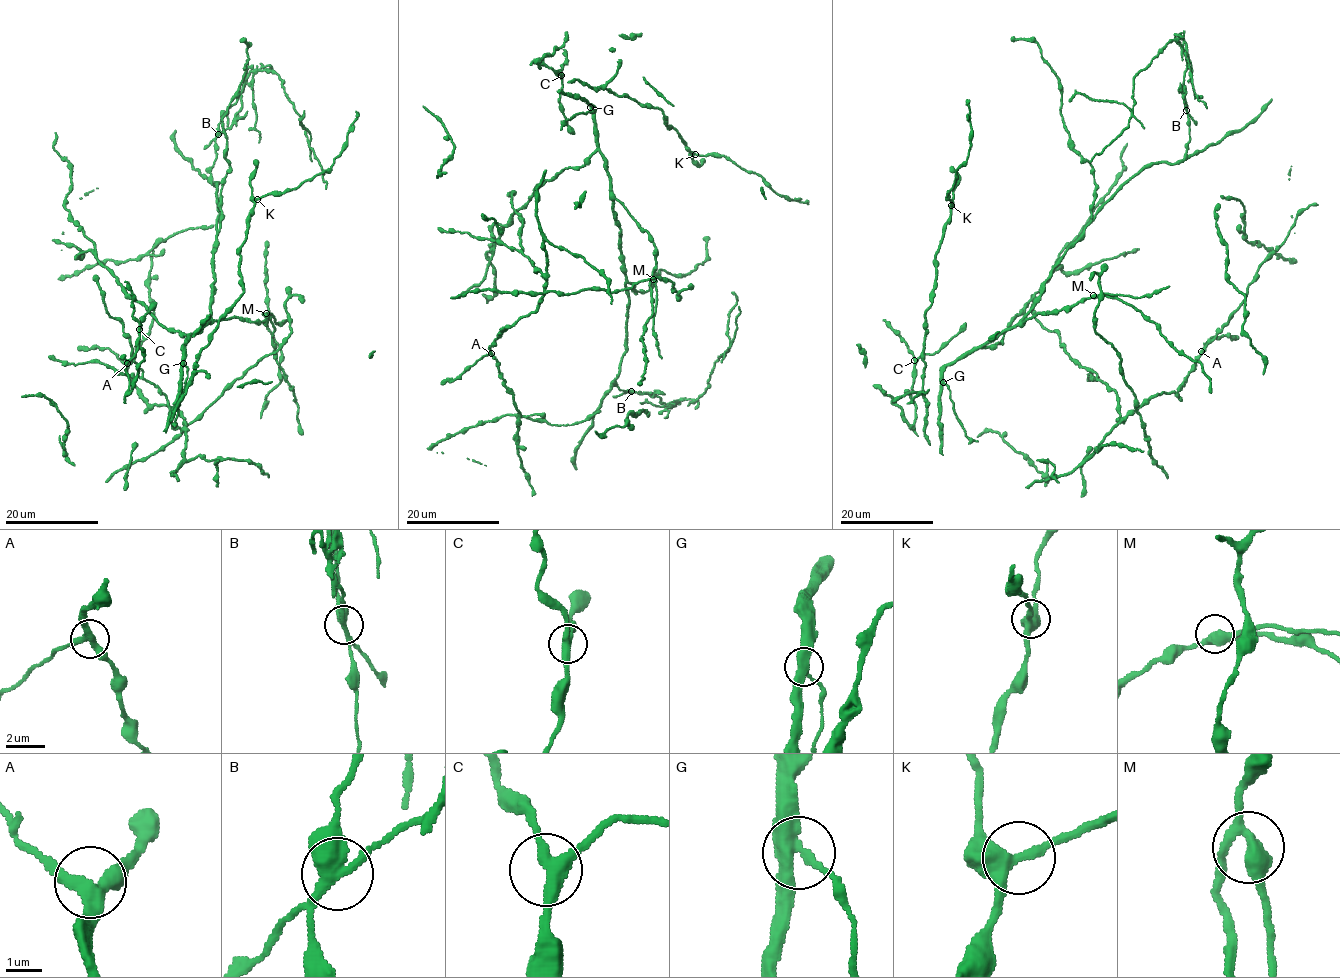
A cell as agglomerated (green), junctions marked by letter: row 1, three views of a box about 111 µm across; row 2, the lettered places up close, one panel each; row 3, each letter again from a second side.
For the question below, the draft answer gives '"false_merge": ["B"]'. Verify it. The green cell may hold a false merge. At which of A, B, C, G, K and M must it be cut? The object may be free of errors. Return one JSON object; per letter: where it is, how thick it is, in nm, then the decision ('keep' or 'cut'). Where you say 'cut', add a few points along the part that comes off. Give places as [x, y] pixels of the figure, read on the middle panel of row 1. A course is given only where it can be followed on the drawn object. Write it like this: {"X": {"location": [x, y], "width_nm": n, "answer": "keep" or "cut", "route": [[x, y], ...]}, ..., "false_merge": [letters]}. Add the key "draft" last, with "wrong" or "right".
{"A": {"location": [491, 353], "width_nm": 340, "answer": "keep"}, "B": {"location": [631, 391], "width_nm": 360, "answer": "cut", "route": [[631, 392], [651, 394], [667, 404], [697, 399], [718, 357], [729, 347], [739, 306]]}, "C": {"location": [561, 75], "width_nm": 320, "answer": "keep"}, "G": {"location": [590, 107], "width_nm": 360, "answer": "keep"}, "K": {"location": [695, 154], "width_nm": 360, "answer": "keep"}, "M": {"location": [653, 279], "width_nm": 340, "answer": "keep"}, "false_merge": ["B"], "draft": "right"}

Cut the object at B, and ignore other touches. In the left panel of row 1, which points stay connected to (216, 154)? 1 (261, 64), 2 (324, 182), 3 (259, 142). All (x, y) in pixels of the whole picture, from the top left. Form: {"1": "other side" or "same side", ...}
{"1": "other side", "2": "other side", "3": "other side"}

